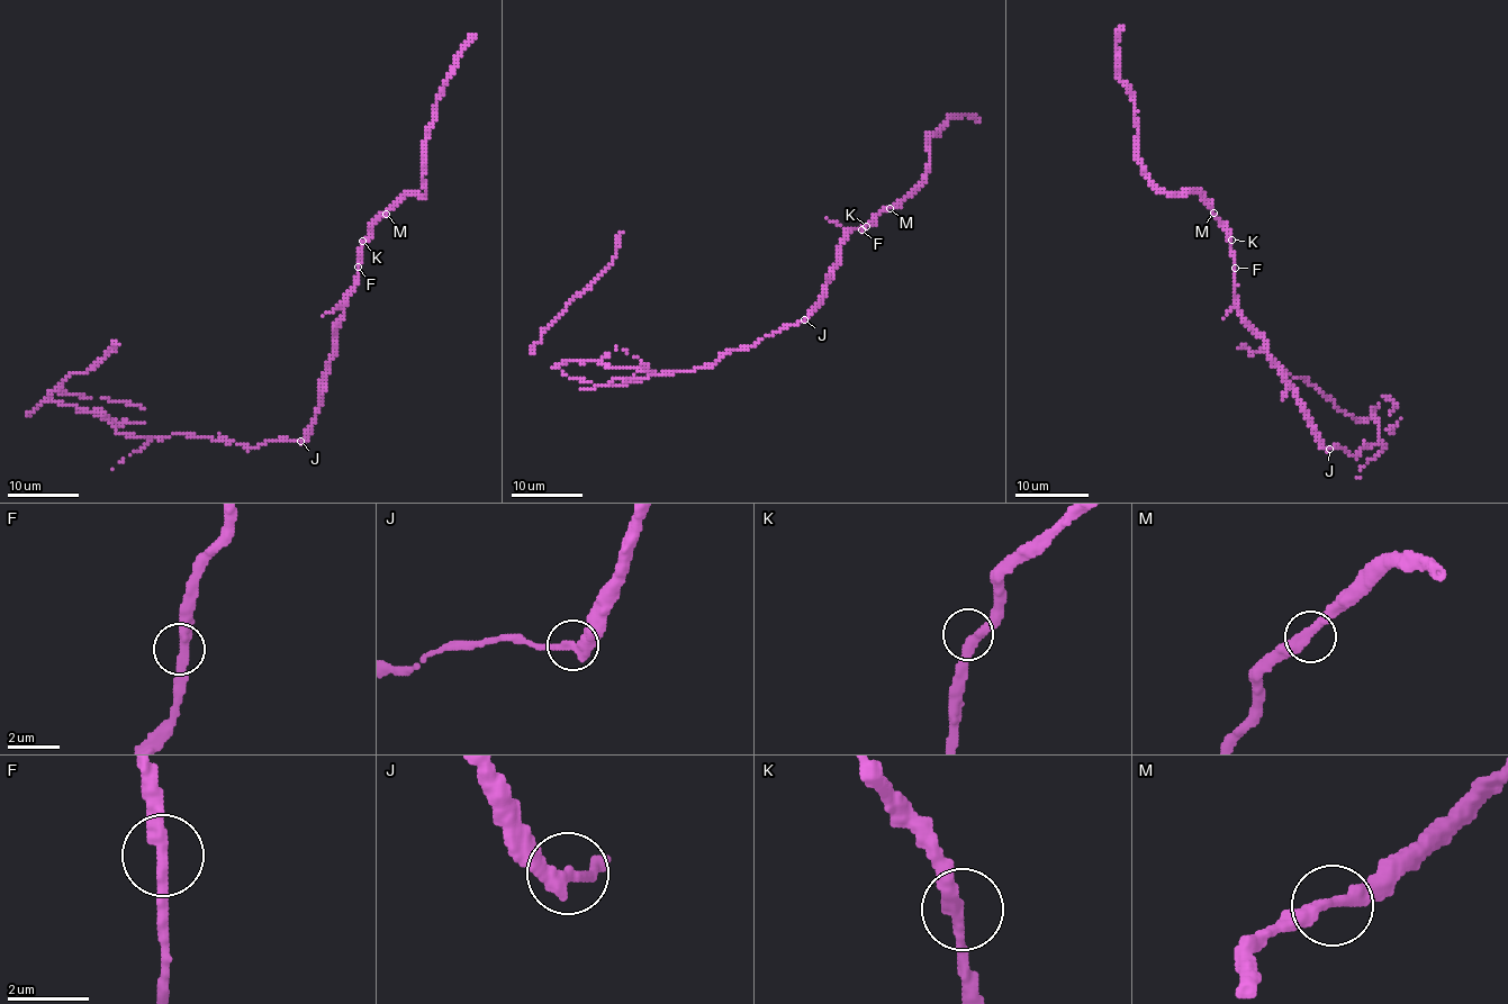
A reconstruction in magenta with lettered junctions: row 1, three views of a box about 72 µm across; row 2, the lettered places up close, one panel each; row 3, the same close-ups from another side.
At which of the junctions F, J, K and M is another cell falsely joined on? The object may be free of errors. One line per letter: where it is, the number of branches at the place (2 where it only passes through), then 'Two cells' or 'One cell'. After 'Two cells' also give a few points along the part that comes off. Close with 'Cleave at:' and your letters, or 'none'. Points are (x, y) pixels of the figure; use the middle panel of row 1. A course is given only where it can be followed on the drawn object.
F: Place: (861, 229). Branches: 2. One cell
J: Place: (804, 319). Branches: 2. Two cells
K: Place: (866, 226). Branches: 2. One cell
M: Place: (890, 208). Branches: 2. One cell
Cleave at: J

